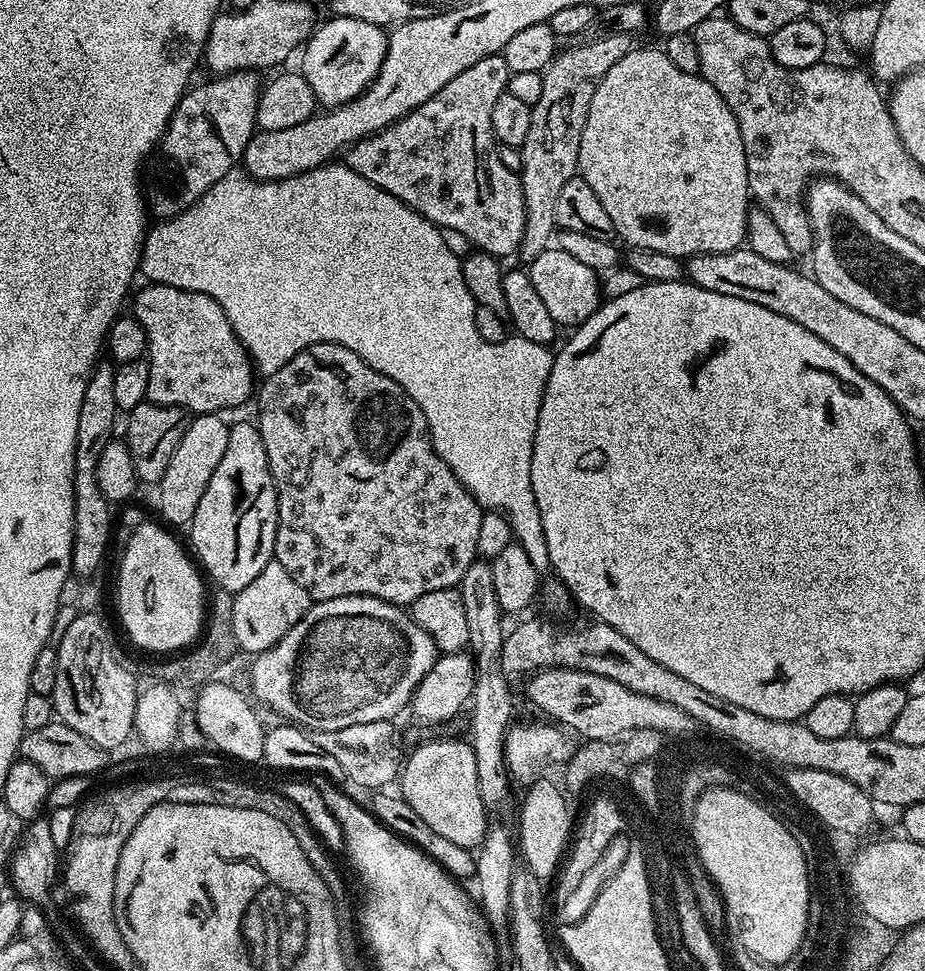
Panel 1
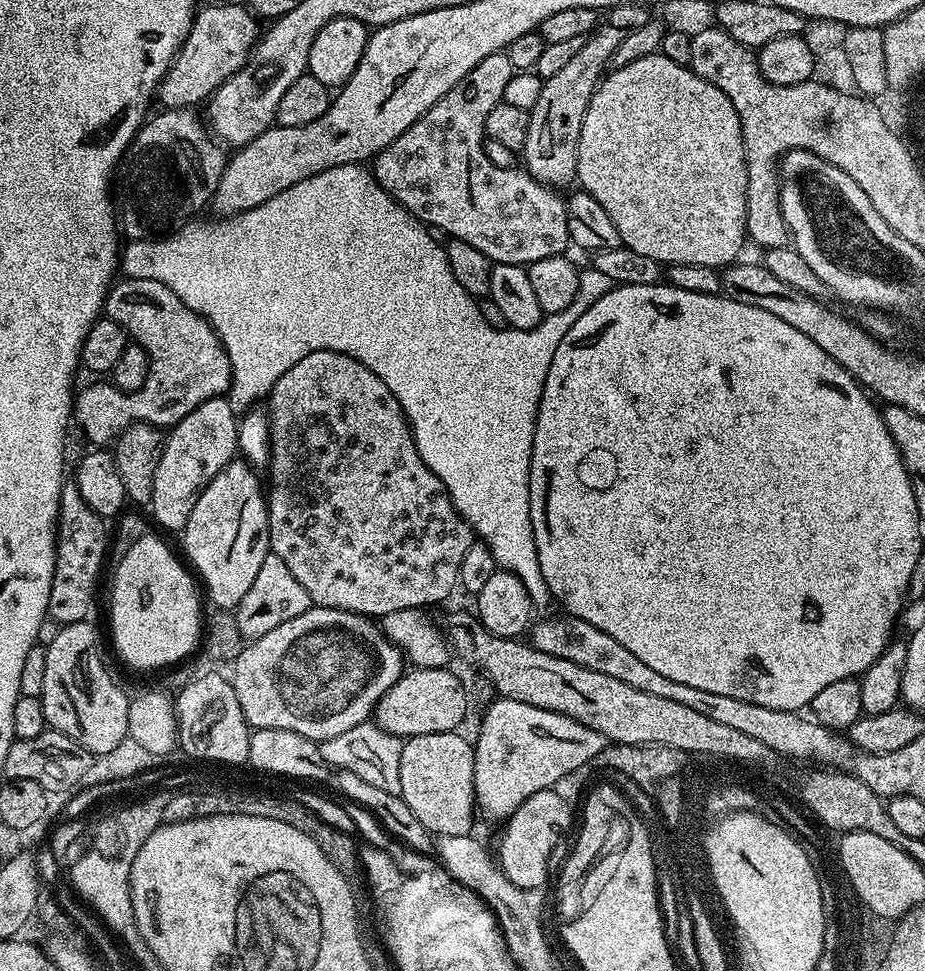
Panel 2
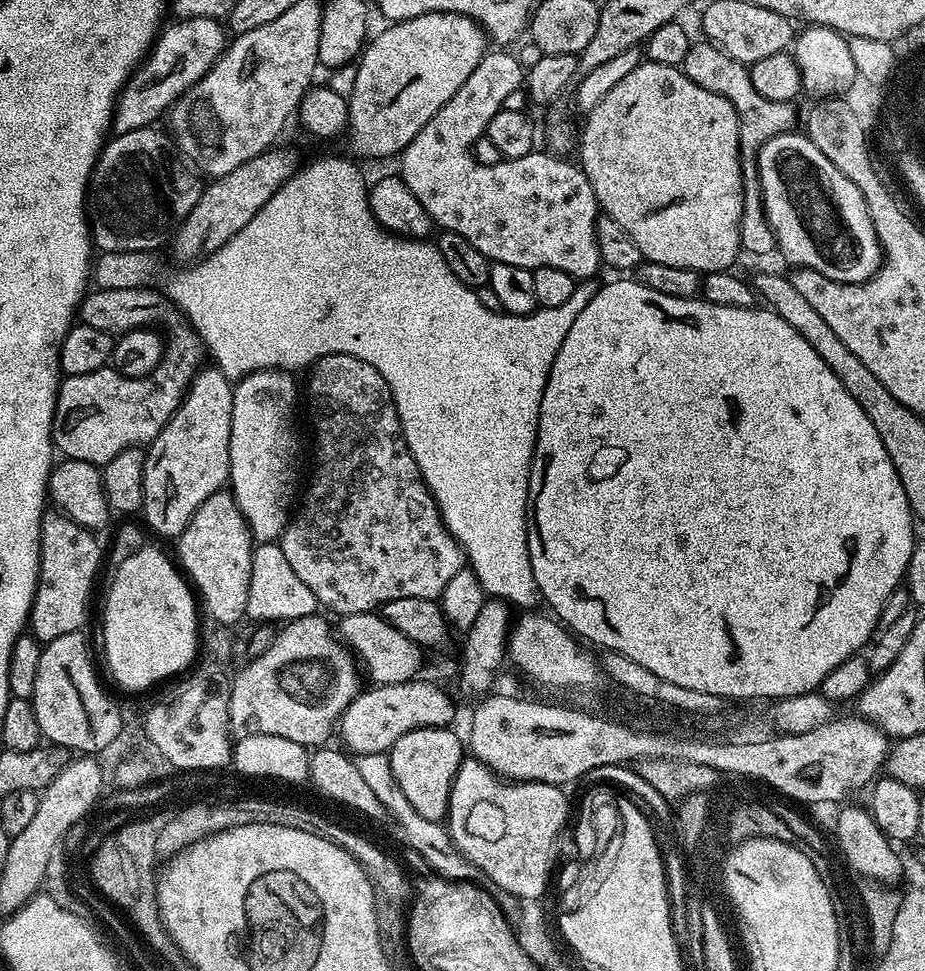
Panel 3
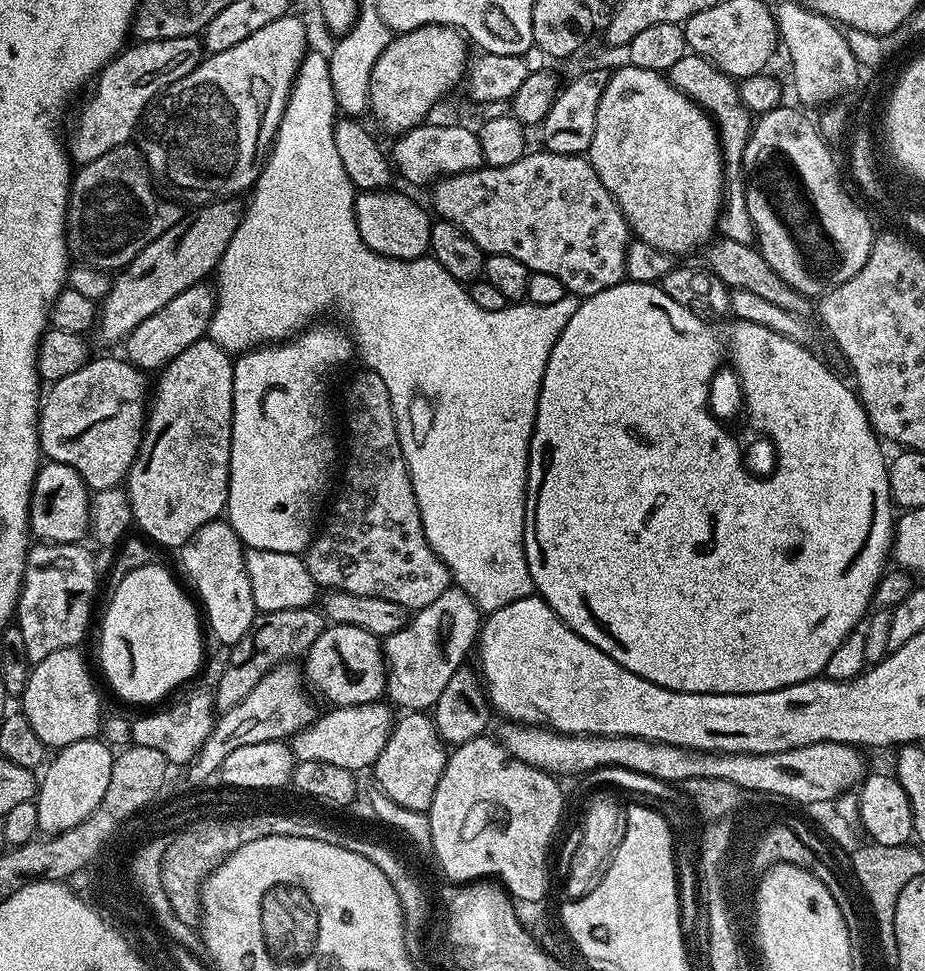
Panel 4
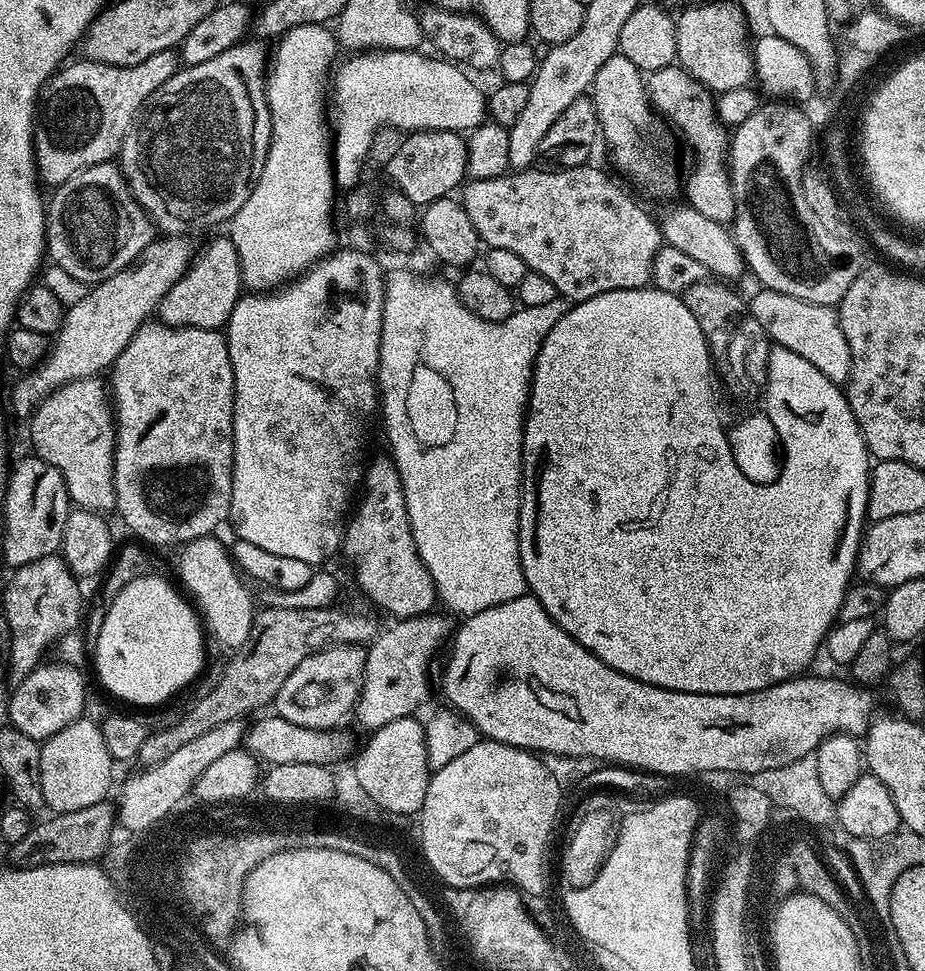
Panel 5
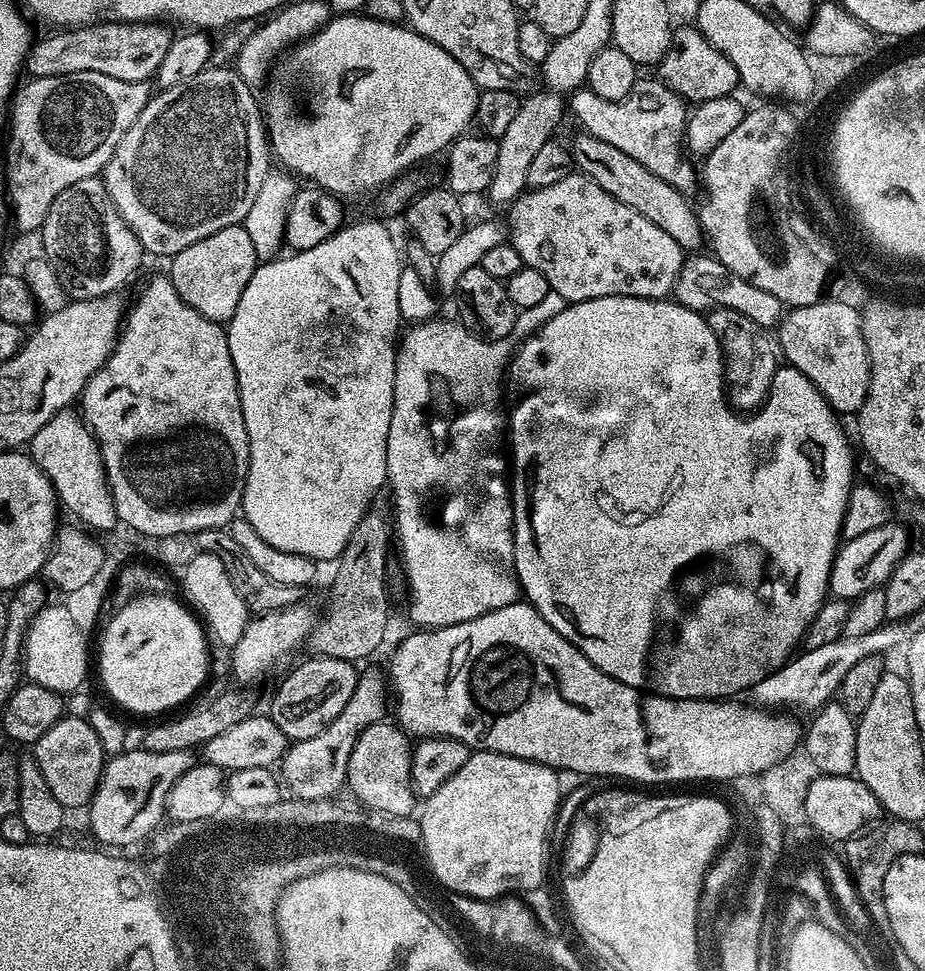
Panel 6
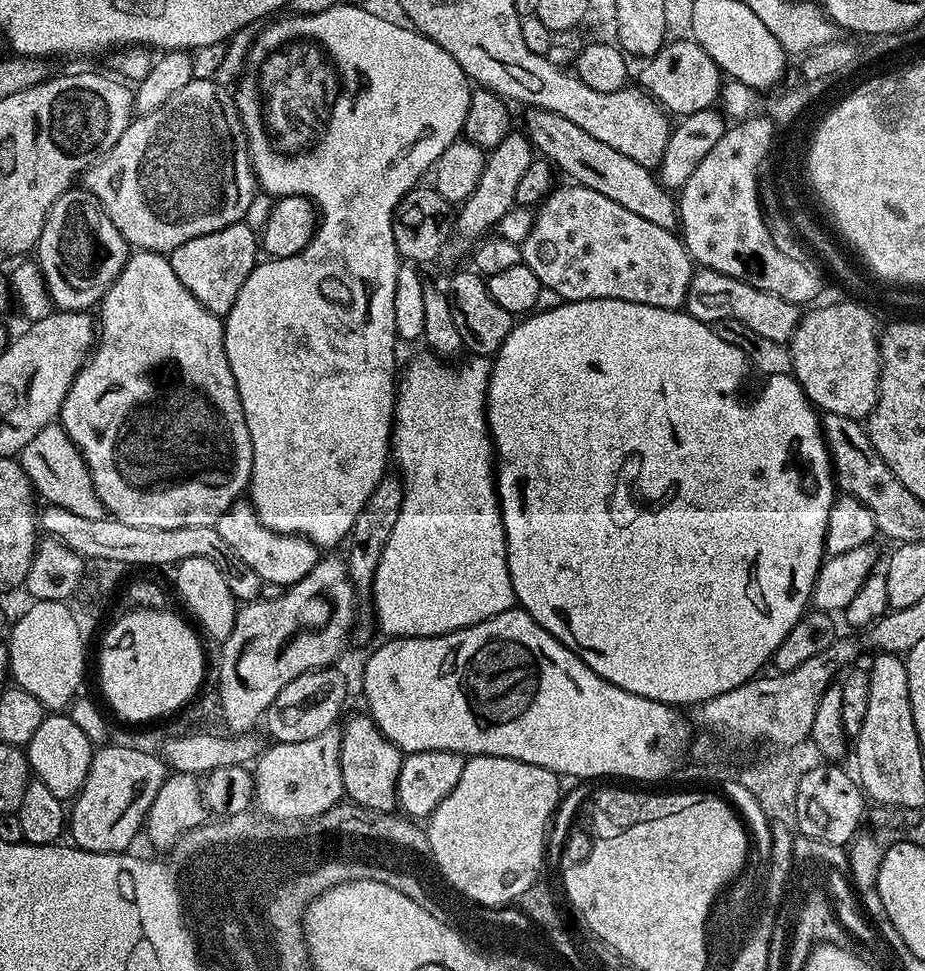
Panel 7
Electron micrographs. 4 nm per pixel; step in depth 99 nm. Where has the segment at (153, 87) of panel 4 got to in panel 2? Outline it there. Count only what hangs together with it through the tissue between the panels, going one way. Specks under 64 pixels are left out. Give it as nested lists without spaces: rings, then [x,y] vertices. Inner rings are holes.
[[[212,4],[197,11],[190,34],[186,34],[186,42],[178,50],[170,70],[160,83],[158,100],[164,108],[203,105],[248,61],[262,35],[262,24],[251,8],[240,4]]]

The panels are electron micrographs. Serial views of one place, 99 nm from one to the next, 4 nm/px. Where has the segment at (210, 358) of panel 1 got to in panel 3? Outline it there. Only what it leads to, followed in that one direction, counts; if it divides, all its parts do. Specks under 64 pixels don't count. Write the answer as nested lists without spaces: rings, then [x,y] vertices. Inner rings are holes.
[[[151,286],[130,290],[96,288],[89,291],[80,301],[78,320],[79,323],[100,328],[109,334],[160,326],[156,324],[165,324],[169,328],[164,342],[164,357],[149,376],[132,380],[129,376],[117,375],[116,392],[104,392],[103,371],[64,376],[60,381],[52,423],[55,451],[70,460],[103,466],[122,454],[122,450],[147,446],[154,438],[158,438],[205,363],[206,349],[200,335],[185,321],[176,305],[163,291],[155,292]]]

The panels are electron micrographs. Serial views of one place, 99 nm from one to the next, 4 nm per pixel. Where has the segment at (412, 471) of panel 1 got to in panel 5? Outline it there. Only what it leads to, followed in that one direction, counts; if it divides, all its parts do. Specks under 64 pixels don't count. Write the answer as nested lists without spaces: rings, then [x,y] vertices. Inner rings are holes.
[[[384,454],[367,469],[366,484],[368,489],[364,492],[364,501],[360,504],[360,509],[347,521],[342,541],[342,556],[352,563],[352,568],[356,571],[356,584],[381,608],[384,612],[389,612],[392,618],[408,620],[411,616],[426,616],[437,607],[438,597],[434,578],[430,578],[430,570],[422,562],[422,558],[416,549],[414,534],[410,526],[410,518],[406,510],[406,498],[402,490],[400,475],[396,469],[391,455]]]

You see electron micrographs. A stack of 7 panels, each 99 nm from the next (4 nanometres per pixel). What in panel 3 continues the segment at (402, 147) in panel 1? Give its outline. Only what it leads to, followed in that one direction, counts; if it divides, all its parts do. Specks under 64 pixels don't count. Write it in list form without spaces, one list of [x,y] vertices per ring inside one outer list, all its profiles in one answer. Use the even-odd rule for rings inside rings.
[[[508,50],[485,51],[484,56],[478,62],[478,66],[474,66],[474,74],[470,74],[470,78],[466,78],[466,82],[462,82],[462,86],[458,86],[458,94],[454,94],[454,98],[450,98],[450,102],[446,102],[446,106],[442,106],[442,110],[438,110],[438,114],[434,114],[434,118],[430,118],[430,122],[426,122],[426,126],[422,126],[422,130],[418,130],[418,134],[414,134],[414,142],[410,142],[410,146],[406,146],[400,153],[398,175],[402,182],[409,187],[410,192],[414,194],[418,202],[422,204],[422,209],[426,210],[426,214],[429,215],[437,229],[462,234],[462,238],[466,238],[466,242],[470,242],[470,246],[482,250],[482,254],[488,261],[510,262],[510,266],[522,266],[533,270],[553,268],[554,270],[562,270],[573,276],[577,281],[583,282],[597,275],[595,272],[602,268],[602,261],[600,259],[600,247],[596,241],[596,222],[598,219],[596,195],[590,186],[590,178],[586,178],[586,174],[580,169],[579,163],[572,161],[571,164],[568,158],[561,158],[548,150],[543,150],[544,152],[534,150],[526,158],[501,159],[500,163],[496,165],[483,165],[482,162],[476,160],[474,151],[476,139],[487,133],[490,118],[494,118],[494,114],[498,114],[498,110],[503,107],[505,98],[509,97],[514,90],[522,88],[525,80],[526,70],[520,65],[516,54]]]

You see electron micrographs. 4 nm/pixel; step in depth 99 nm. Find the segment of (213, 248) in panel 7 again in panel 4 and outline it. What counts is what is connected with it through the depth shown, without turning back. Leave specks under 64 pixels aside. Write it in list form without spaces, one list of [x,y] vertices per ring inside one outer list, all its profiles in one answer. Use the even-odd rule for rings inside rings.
[[[201,282],[182,290],[178,298],[170,298],[162,310],[150,314],[123,341],[122,349],[126,355],[127,363],[141,370],[159,370],[165,364],[169,364],[186,346],[194,346],[194,342],[205,339],[208,335],[208,327],[212,321],[212,315],[216,309],[215,291],[207,283]]]

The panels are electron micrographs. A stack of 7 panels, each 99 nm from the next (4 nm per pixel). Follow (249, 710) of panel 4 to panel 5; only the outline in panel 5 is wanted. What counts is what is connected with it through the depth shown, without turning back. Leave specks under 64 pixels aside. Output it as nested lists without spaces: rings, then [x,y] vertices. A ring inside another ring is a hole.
[[[231,720],[225,724],[214,726],[206,734],[194,738],[194,742],[186,742],[182,750],[174,750],[166,762],[160,762],[145,767],[144,772],[136,772],[124,780],[120,788],[120,808],[118,804],[118,824],[122,829],[129,828],[129,833],[144,834],[155,826],[159,820],[164,820],[172,812],[175,804],[184,800],[184,795],[195,789],[198,778],[202,778],[203,772],[211,766],[216,759],[222,758],[222,754],[233,752],[241,747],[246,736],[246,728],[241,721]]]

